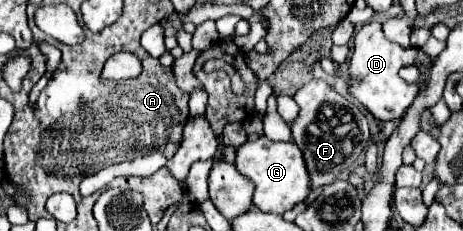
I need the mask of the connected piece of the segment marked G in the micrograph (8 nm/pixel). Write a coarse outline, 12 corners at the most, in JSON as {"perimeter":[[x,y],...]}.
{"perimeter":[[247,141],[235,167],[253,205],[283,215],[309,195],[293,141]]}

